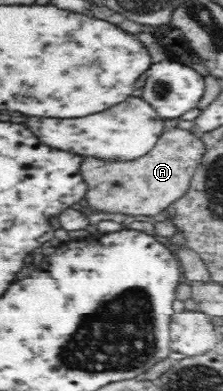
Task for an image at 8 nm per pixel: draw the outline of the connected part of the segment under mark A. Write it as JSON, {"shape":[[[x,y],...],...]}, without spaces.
{"shape":[[[168,119],[166,131],[145,155],[135,161],[101,161],[97,158],[83,158],[79,165],[79,174],[87,182],[85,200],[93,211],[103,211],[108,214],[123,213],[130,217],[136,215],[155,216],[185,195],[189,189],[189,181],[195,169],[201,164],[205,153],[205,144],[189,131],[175,128],[179,121]]]}

